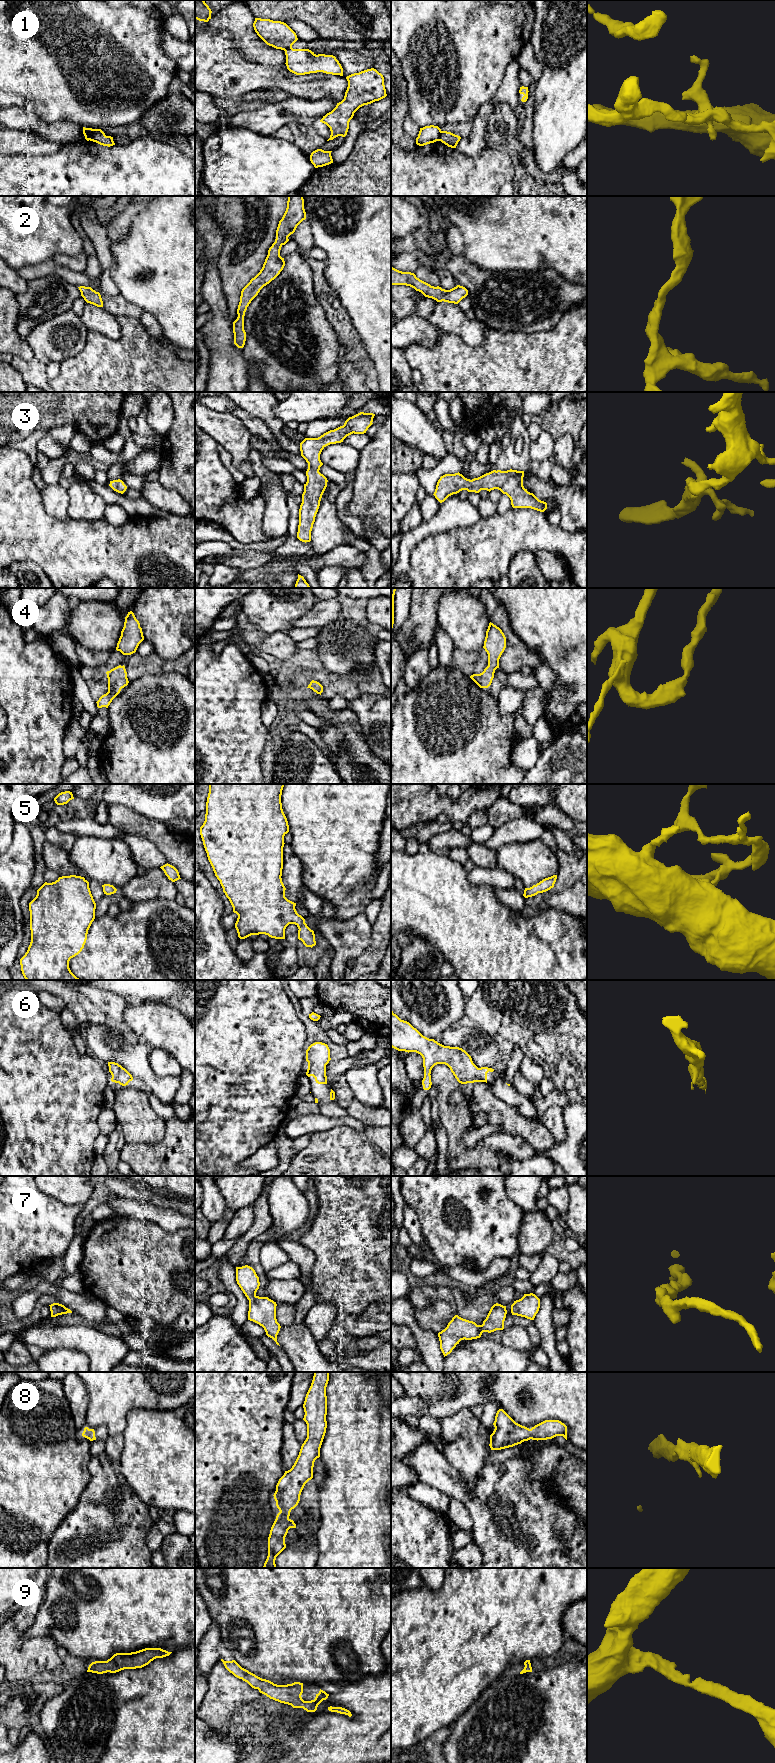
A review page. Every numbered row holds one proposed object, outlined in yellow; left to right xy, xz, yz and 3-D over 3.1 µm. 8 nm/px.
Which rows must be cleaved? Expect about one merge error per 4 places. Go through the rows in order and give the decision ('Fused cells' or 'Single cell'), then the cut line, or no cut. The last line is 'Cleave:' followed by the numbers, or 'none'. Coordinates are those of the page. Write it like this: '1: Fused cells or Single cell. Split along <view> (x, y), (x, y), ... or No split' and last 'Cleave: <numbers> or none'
1: Fused cells. Split along xy (95, 129), (89, 139)
2: Single cell. No split
3: Single cell. No split
4: Single cell. No split
5: Single cell. No split
6: Single cell. No split
7: Single cell. No split
8: Single cell. No split
9: Single cell. No split
Cleave: 1

